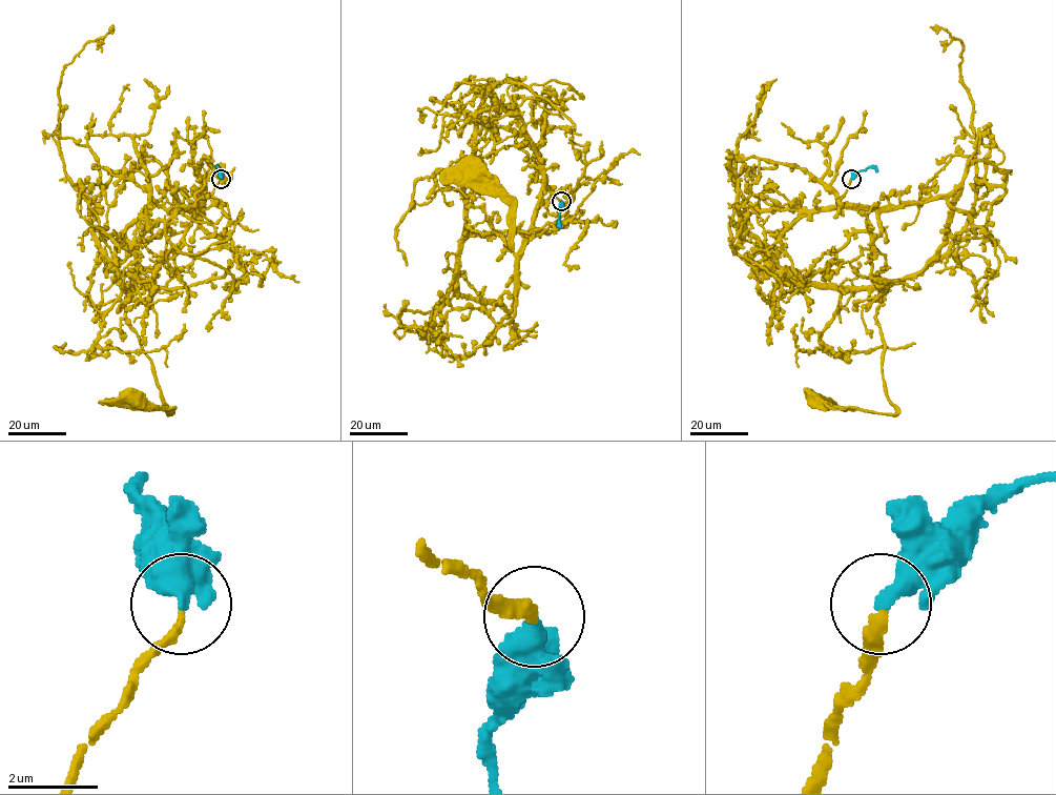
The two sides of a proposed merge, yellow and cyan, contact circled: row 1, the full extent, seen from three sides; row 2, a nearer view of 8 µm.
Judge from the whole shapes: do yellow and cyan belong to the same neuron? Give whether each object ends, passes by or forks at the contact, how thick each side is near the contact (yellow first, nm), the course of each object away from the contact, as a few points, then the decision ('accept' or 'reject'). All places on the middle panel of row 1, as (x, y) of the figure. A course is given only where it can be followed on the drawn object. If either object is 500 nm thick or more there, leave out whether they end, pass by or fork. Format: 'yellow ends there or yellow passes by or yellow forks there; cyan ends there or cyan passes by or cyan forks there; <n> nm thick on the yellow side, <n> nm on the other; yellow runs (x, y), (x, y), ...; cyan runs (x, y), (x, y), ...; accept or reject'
yellow ends there; cyan ends there; 240 nm thick on the yellow side, 440 nm on the other; yellow runs (561, 201), (545, 189), (534, 217), (554, 230), (469, 236), (467, 226), (510, 247), (510, 204), (474, 166); cyan runs (561, 201), (558, 209), (561, 227); accept

